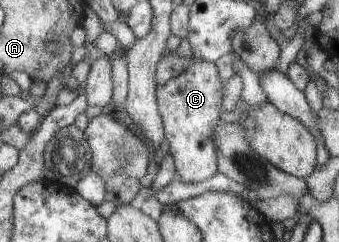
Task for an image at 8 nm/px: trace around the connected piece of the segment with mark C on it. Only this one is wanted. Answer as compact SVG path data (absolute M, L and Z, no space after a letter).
M194 60L177 76L157 86L159 111L165 123L169 152L174 158L176 173L185 183L201 183L220 172L215 143L215 129L221 121L225 80L215 62Z

